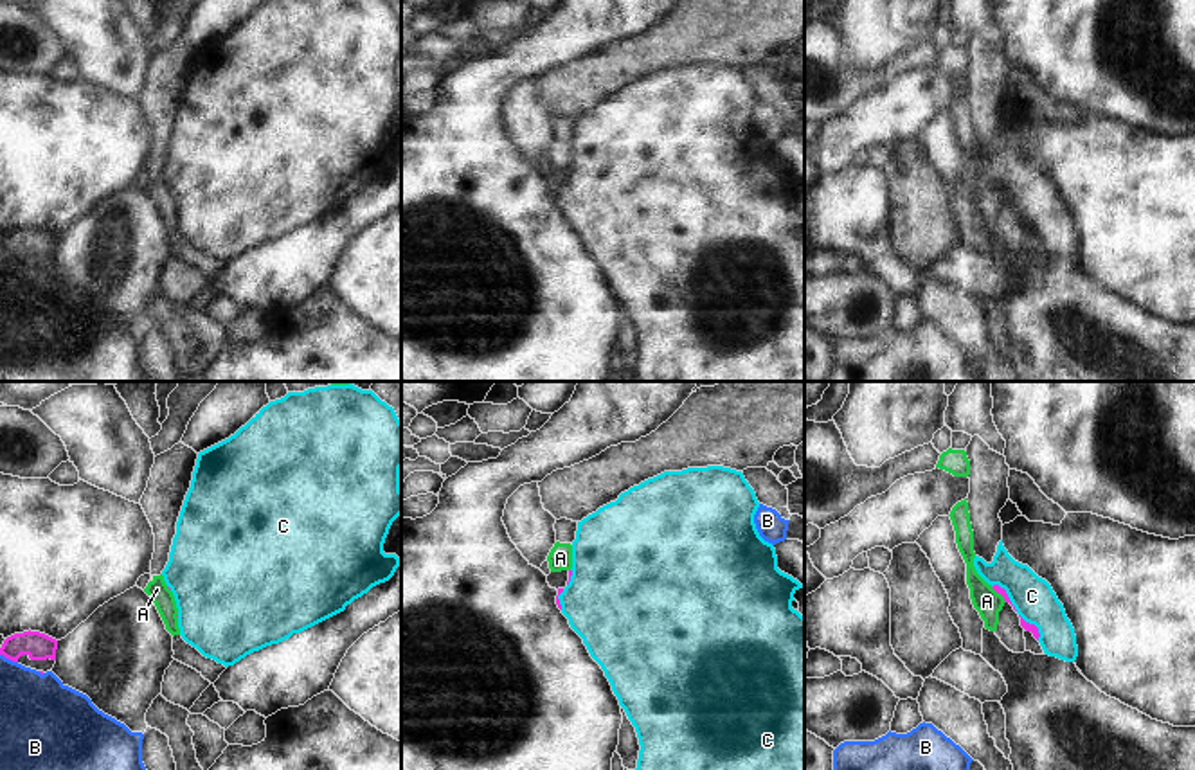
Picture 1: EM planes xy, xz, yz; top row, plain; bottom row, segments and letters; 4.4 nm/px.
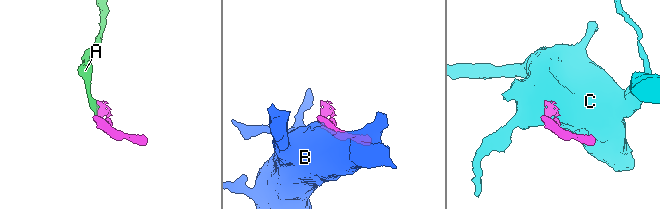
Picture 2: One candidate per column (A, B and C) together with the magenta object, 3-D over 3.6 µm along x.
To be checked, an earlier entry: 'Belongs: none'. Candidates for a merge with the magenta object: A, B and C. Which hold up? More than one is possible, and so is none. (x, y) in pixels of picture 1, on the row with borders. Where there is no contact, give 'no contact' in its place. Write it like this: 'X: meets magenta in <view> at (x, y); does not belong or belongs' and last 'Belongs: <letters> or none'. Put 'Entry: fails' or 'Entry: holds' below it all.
A: meets magenta in yz at (999, 592); does not belong
B: meets magenta in xy at (9, 659); does not belong
C: meets magenta in yz at (1006, 596); belongs
Belongs: C
Entry: fails

